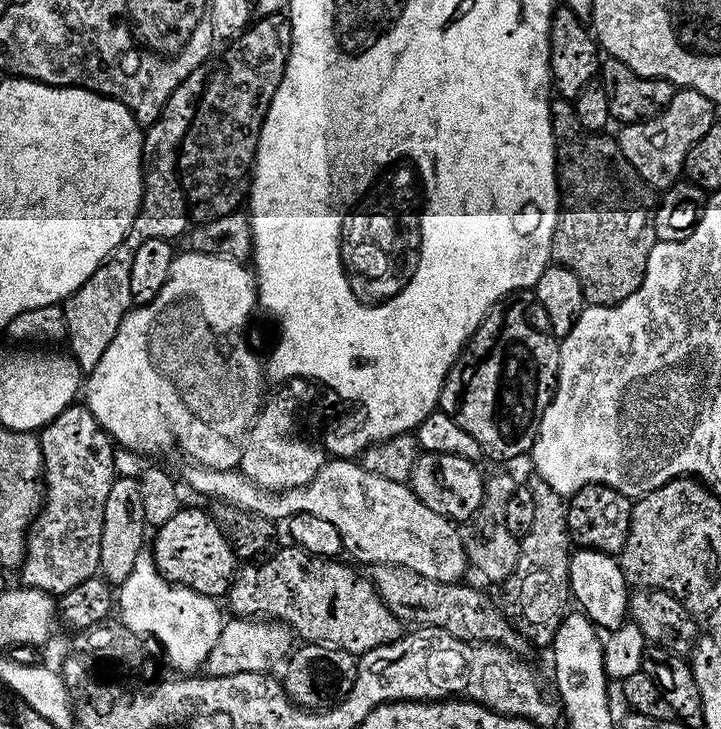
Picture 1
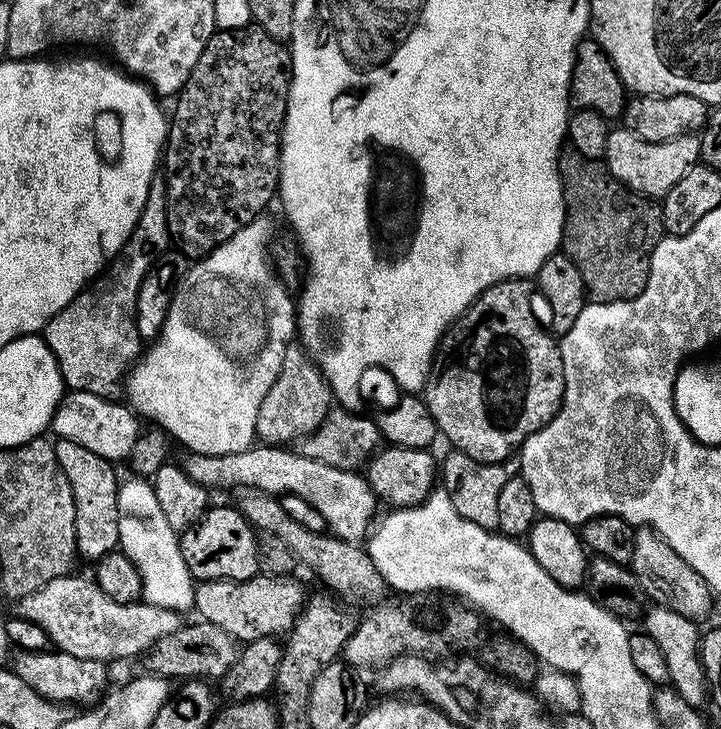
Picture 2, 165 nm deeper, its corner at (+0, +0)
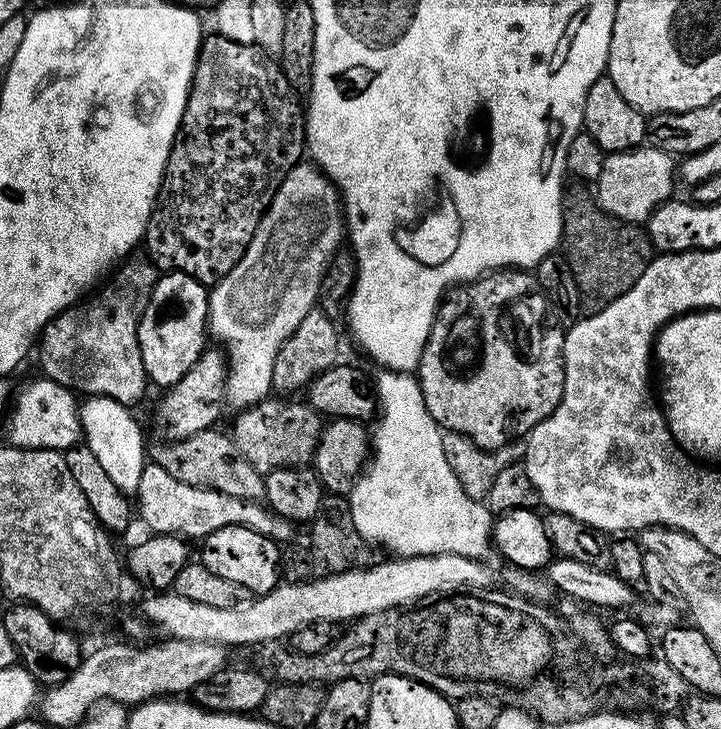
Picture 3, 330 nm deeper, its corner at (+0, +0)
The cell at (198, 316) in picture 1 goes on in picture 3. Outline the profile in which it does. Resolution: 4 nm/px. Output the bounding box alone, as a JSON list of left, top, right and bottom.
[207,162,345,409]

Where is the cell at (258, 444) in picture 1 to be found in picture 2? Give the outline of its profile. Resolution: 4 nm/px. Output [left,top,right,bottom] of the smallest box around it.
[256,346,333,446]

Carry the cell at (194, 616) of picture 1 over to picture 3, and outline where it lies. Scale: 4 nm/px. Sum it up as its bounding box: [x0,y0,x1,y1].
[80,396,146,497]

